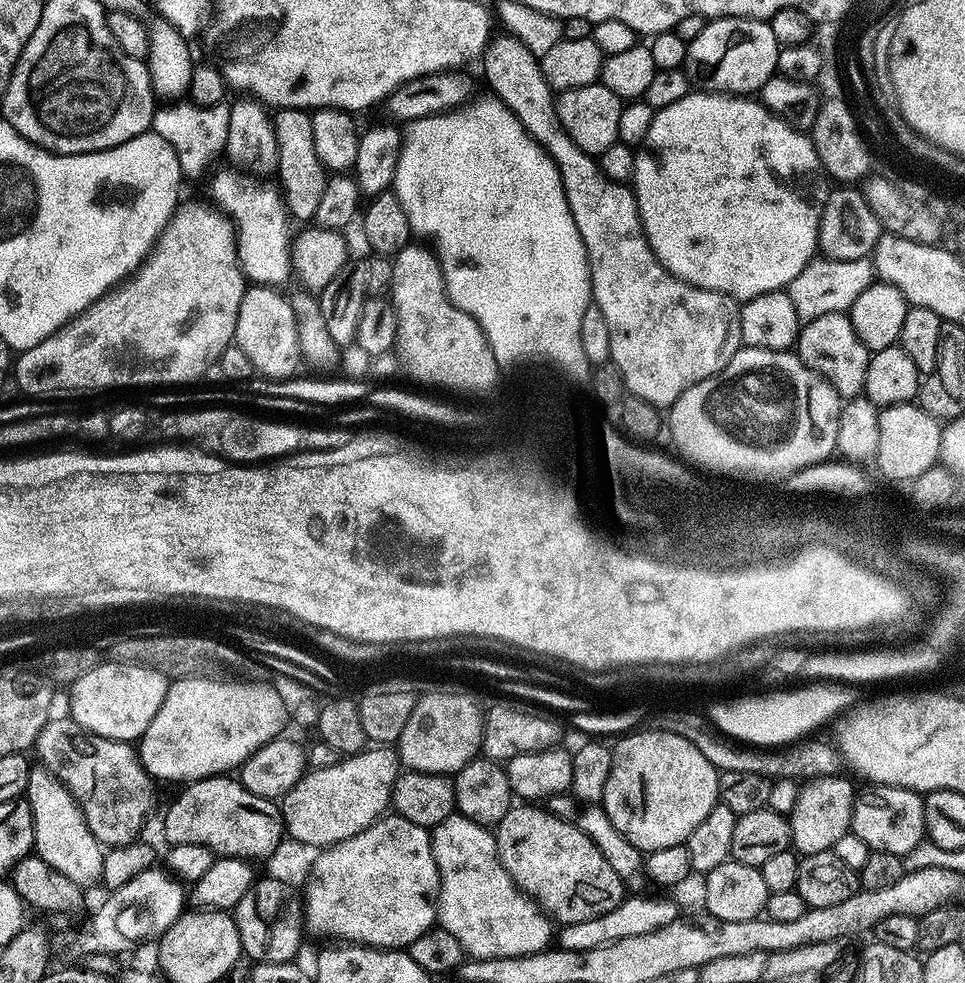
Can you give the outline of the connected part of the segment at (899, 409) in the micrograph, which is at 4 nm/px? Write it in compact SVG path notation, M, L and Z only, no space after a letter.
M919 403L895 404L880 409L878 418L878 450L874 464L888 480L908 480L915 482L926 470L937 467L941 459L941 421L931 416Z

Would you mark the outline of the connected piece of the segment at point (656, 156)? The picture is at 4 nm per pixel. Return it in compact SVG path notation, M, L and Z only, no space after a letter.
M689 91L688 96L678 98L674 106L656 109L654 122L650 122L650 134L646 134L644 143L635 149L636 161L630 187L636 193L644 237L661 266L672 276L677 276L695 288L721 292L737 302L749 300L758 294L787 289L788 284L794 282L794 278L798 278L798 274L802 274L804 267L817 255L820 242L820 209L823 208L830 191L829 181L812 145L811 135L793 128L781 116L774 115L759 99L749 98L744 94L699 91Z

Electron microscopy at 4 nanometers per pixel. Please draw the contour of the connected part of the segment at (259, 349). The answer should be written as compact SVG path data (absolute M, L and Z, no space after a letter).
M252 286L238 306L235 343L250 357L253 369L270 380L287 380L297 375L296 367L302 361L300 335L292 301L287 295L279 296L272 286Z

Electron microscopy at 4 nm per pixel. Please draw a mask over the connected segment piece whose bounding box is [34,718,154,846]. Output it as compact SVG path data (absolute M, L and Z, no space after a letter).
M71 718L56 719L49 719L36 739L34 752L40 755L39 763L67 786L101 845L129 844L137 839L152 808L154 787L152 778L140 765L137 749L122 740L95 736Z

